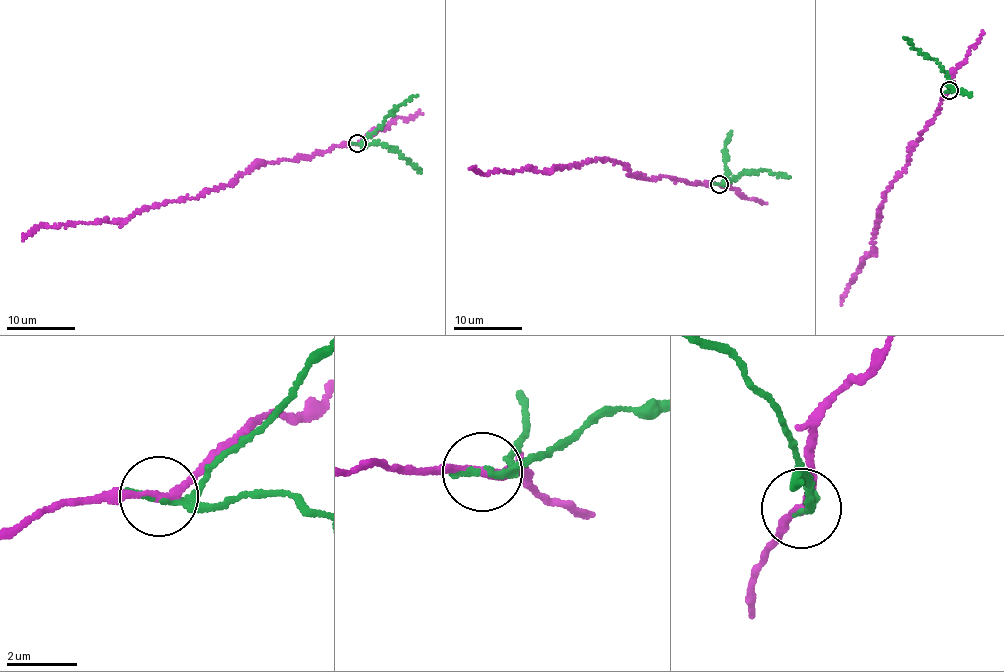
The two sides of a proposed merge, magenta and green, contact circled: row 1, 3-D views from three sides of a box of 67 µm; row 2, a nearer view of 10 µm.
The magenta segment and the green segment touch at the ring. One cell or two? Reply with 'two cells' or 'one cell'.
two cells

